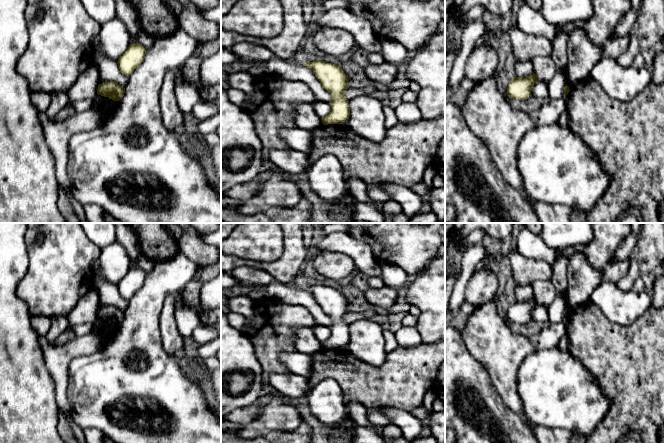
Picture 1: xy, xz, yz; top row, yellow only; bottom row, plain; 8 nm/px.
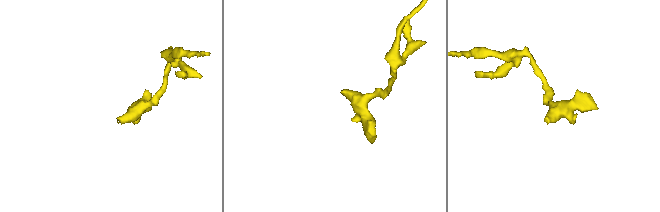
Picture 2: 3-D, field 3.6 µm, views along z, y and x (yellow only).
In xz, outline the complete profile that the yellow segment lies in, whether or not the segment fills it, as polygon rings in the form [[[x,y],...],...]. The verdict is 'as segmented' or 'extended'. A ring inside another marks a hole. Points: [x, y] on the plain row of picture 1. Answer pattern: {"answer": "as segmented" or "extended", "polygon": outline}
{"answer": "as segmented", "polygon": [[[324,285],[306,286],[304,290],[309,291],[316,299],[322,311],[332,319],[330,325],[331,336],[322,342],[324,349],[342,348],[349,344],[349,324],[344,317],[349,312],[349,302],[336,288]]]}

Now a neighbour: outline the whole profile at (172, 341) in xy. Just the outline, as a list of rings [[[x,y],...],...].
[[[167,296],[159,316],[159,329],[161,332],[164,350],[171,356],[177,350],[184,350],[184,338],[180,335],[174,317],[174,296]]]

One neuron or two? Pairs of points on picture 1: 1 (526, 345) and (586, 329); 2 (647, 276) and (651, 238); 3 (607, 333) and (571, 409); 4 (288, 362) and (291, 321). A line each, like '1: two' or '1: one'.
1: two
2: one
3: two
4: two

